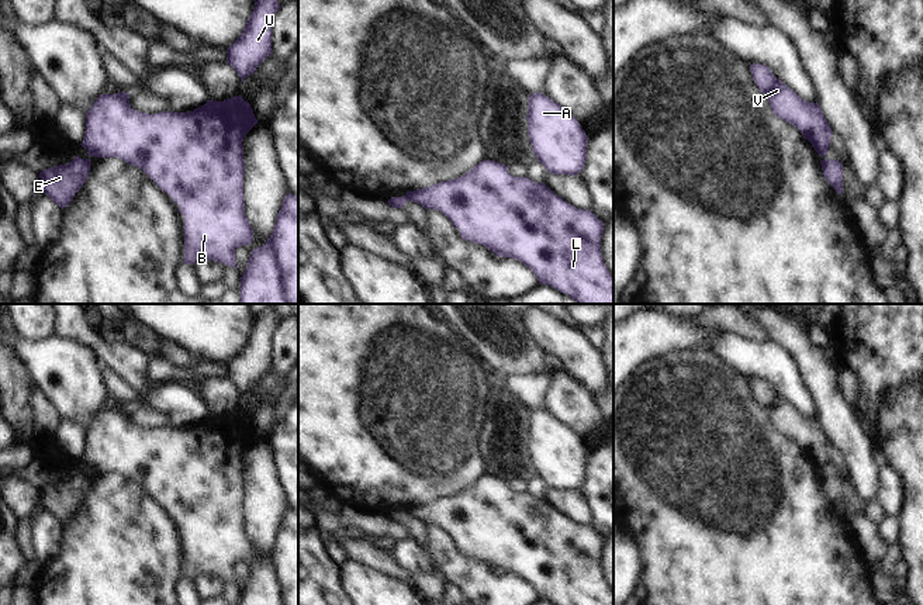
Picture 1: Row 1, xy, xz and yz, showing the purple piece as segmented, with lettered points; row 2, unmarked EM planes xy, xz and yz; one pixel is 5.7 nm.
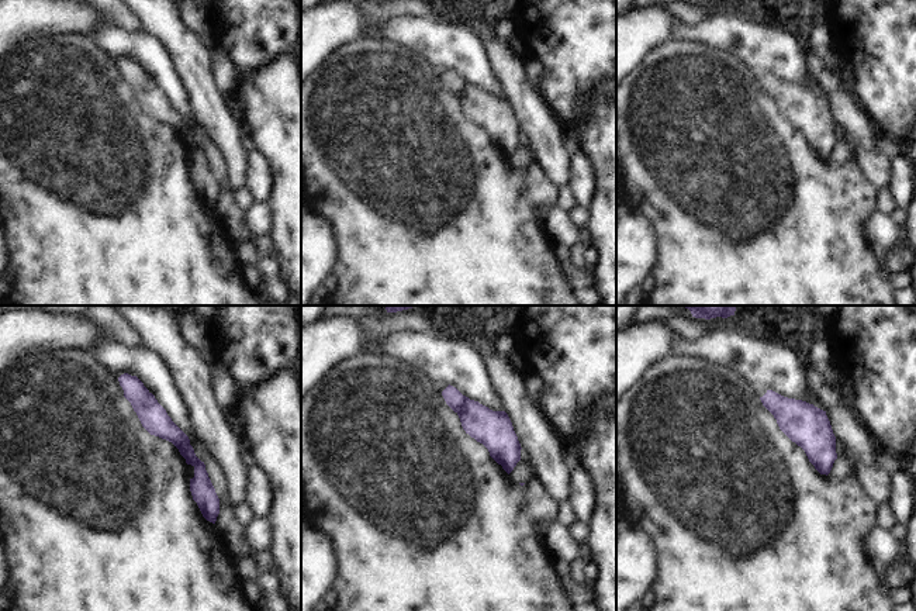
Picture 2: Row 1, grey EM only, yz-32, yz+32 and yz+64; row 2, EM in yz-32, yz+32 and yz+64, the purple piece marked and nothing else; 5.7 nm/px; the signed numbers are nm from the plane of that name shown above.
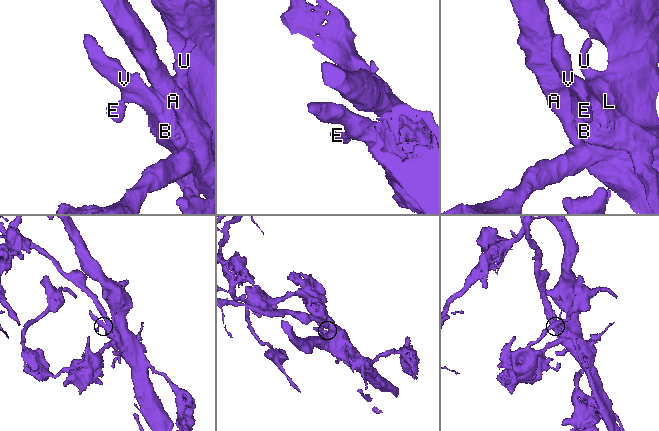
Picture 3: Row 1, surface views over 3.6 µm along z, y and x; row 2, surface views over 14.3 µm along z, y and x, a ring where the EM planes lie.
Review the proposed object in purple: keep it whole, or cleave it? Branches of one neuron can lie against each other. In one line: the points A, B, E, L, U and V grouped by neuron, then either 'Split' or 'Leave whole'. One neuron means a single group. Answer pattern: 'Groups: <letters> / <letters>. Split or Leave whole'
Groups: A B L U V / E. Split.

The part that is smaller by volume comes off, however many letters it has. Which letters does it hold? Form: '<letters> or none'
E.

